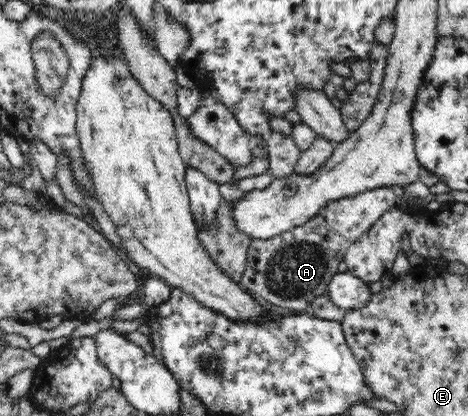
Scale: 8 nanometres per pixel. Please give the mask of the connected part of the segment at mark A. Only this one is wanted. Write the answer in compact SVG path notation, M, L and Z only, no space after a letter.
M383 187L383 189L375 189L357 195L357 197L335 201L335 203L327 205L312 220L302 226L281 233L281 235L269 239L253 238L246 257L247 265L246 271L242 275L242 285L257 293L257 295L261 295L263 299L273 303L273 305L279 305L279 307L295 312L309 310L310 303L313 303L317 296L328 295L329 282L339 272L337 267L339 267L341 261L344 261L344 255L349 246L357 241L385 211L398 203L392 189Z

